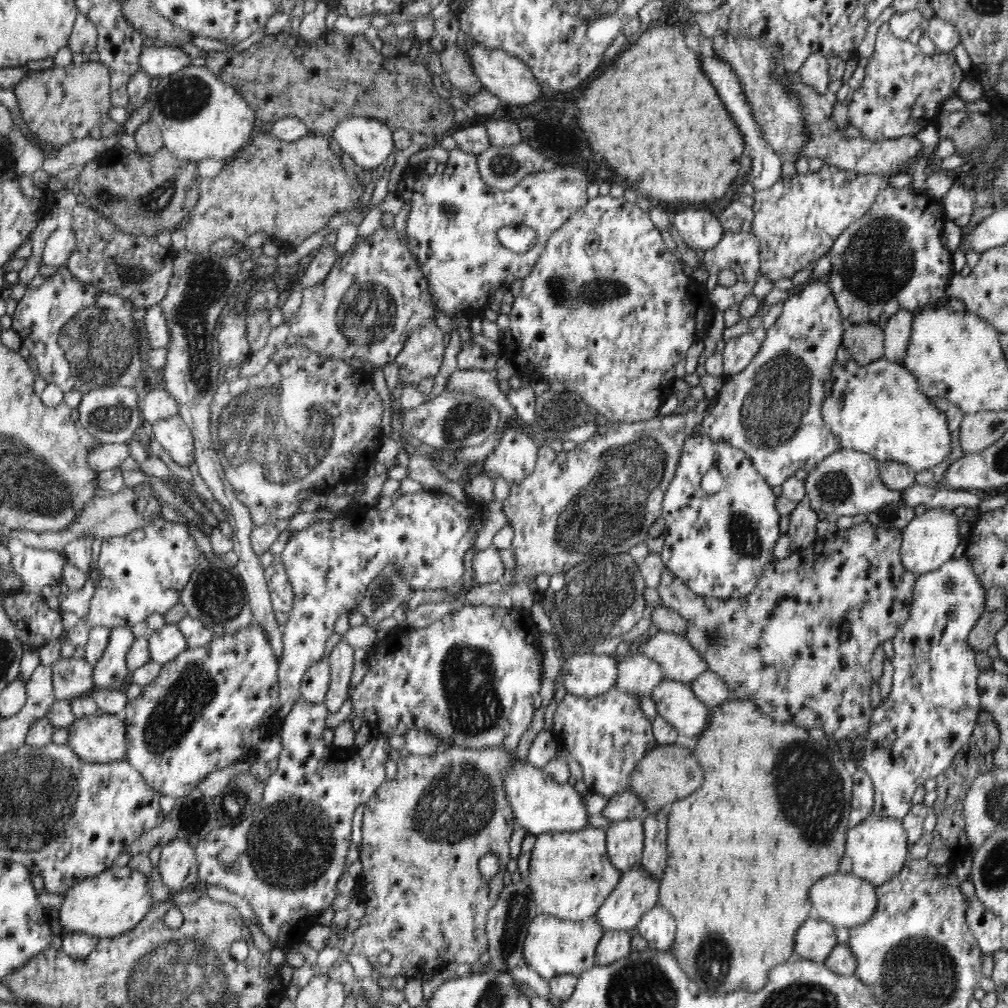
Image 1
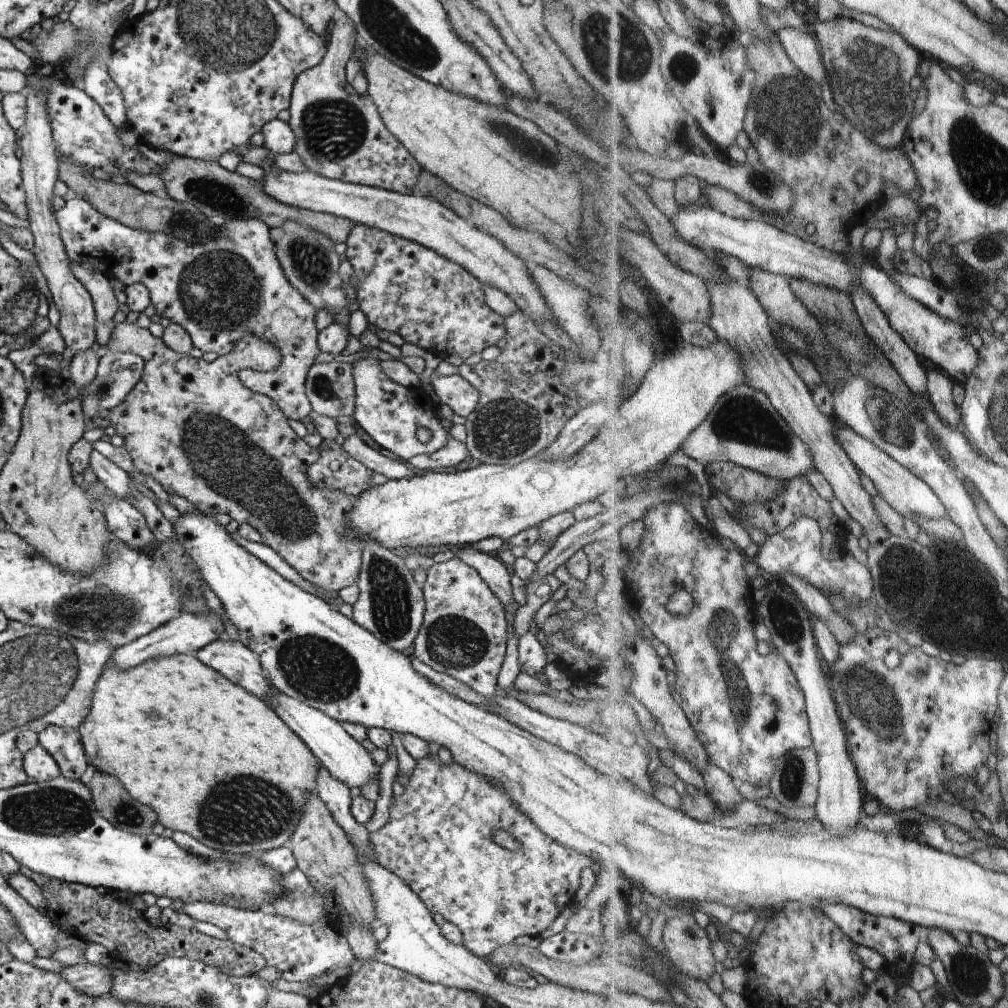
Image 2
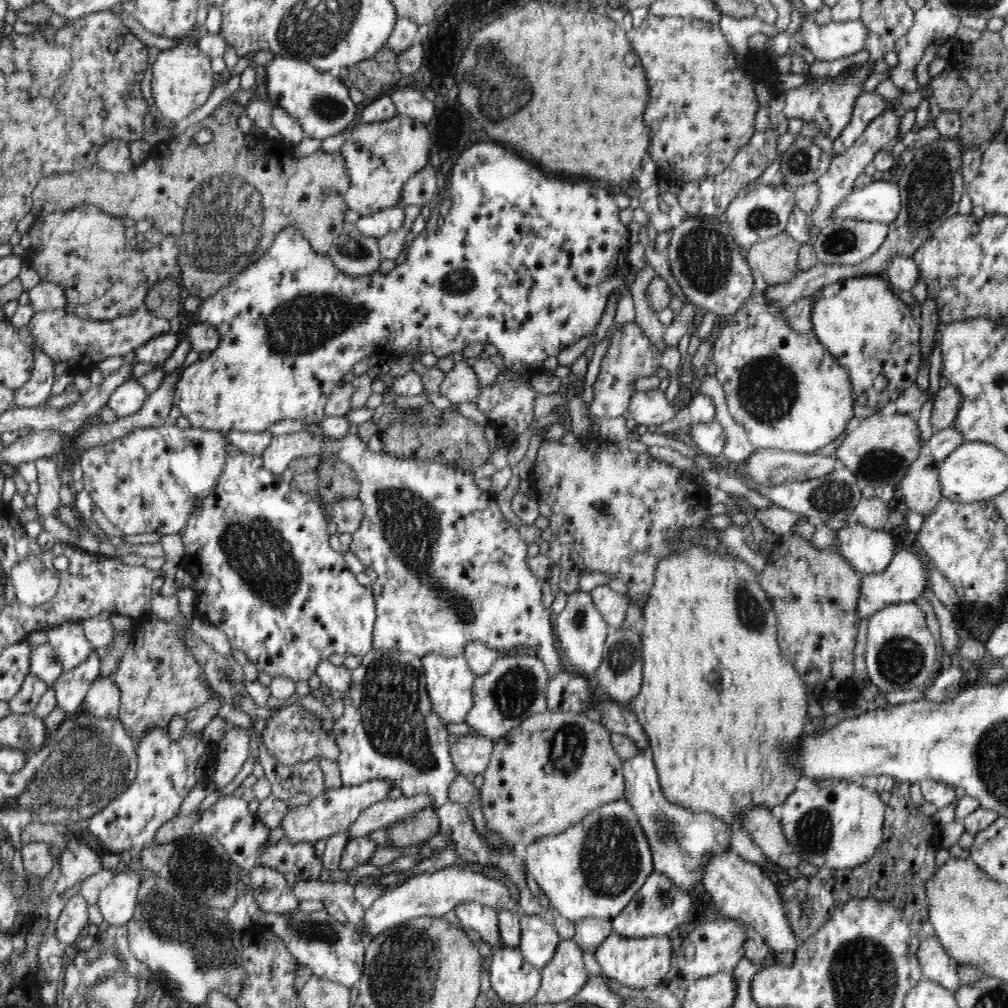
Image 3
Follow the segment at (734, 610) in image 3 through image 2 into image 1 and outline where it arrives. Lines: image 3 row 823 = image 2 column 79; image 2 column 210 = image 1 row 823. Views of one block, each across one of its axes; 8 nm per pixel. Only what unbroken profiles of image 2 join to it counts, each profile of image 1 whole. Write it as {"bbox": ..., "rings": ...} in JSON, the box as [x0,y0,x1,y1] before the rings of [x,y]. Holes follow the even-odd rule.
{"bbox":[659,696,854,996],"rings":[[[733,696],[724,704],[716,708],[709,708],[709,712],[708,726],[704,728],[704,732],[688,743],[701,764],[704,774],[706,774],[704,782],[696,792],[673,802],[668,807],[666,844],[668,862],[664,876],[660,881],[659,904],[671,913],[676,922],[676,938],[674,938],[672,954],[676,957],[685,975],[696,982],[700,990],[712,996],[728,994],[734,990],[758,992],[760,988],[766,986],[766,976],[770,974],[770,970],[774,966],[795,957],[796,930],[812,915],[809,898],[810,886],[839,871],[840,860],[845,855],[846,832],[849,829],[848,816],[854,781],[852,774],[848,772],[846,761],[838,750],[830,748],[823,741],[814,740],[808,735],[808,729],[783,724],[763,714],[752,700],[742,700]]]}

